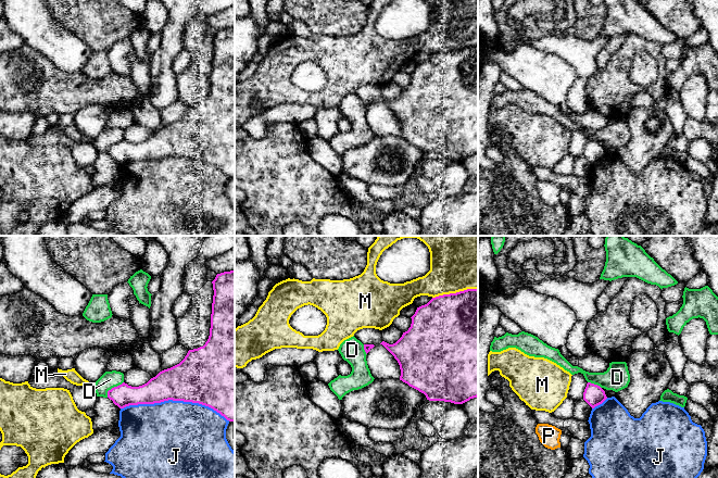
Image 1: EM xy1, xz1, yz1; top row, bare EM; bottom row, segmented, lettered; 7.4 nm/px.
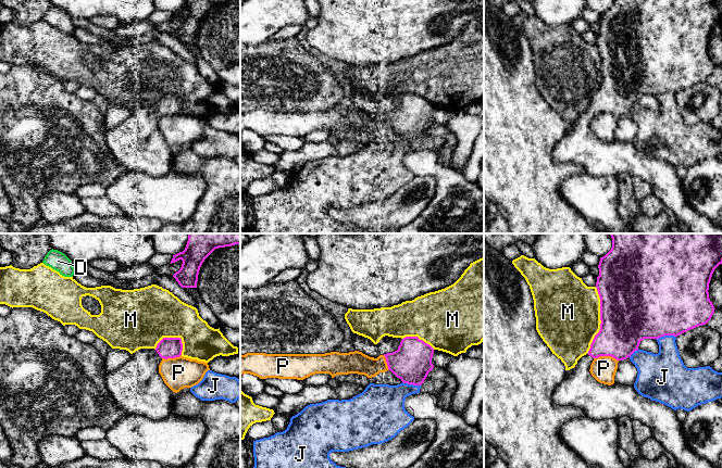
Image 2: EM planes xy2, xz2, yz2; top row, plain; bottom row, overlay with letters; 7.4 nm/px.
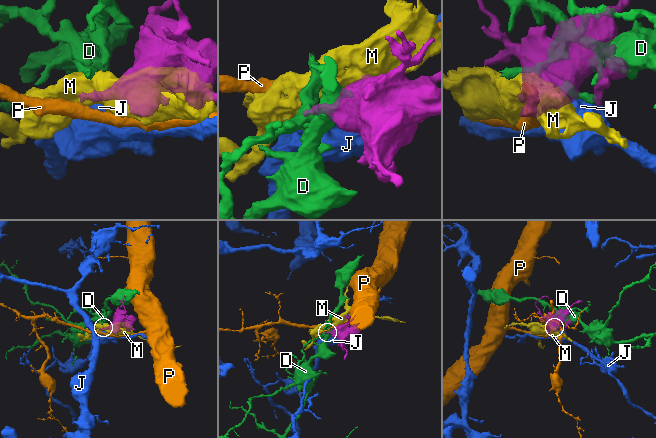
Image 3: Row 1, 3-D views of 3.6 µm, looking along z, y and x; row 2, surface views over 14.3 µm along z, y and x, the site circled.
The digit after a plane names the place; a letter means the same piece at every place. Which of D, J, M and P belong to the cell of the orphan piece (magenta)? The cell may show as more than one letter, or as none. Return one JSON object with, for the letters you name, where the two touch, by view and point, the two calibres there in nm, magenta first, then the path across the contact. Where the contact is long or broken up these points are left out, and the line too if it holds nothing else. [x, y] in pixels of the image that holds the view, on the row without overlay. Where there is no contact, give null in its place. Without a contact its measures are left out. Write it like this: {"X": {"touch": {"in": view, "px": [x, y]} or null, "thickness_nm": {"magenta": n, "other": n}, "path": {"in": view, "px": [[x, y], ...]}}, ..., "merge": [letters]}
{"merge": []}

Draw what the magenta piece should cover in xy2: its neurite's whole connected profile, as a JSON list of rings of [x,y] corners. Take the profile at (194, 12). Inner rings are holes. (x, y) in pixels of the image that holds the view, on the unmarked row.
[[[187,0],[185,7],[173,12],[170,20],[183,17],[180,26],[173,34],[182,45],[197,45],[199,27],[204,16],[215,5],[235,1],[240,0]]]

